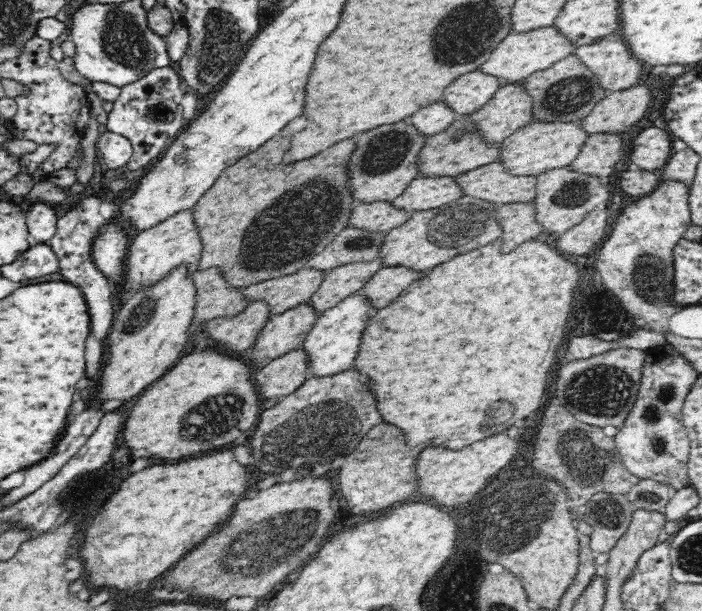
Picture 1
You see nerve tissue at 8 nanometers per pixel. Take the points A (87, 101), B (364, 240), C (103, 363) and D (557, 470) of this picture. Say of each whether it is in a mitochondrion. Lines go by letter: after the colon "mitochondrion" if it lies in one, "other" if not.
A: other
B: mitochondrion
C: other
D: mitochondrion

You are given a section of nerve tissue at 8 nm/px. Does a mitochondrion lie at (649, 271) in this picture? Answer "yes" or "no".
yes

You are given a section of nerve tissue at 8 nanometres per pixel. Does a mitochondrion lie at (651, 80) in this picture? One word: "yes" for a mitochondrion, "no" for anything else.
no

